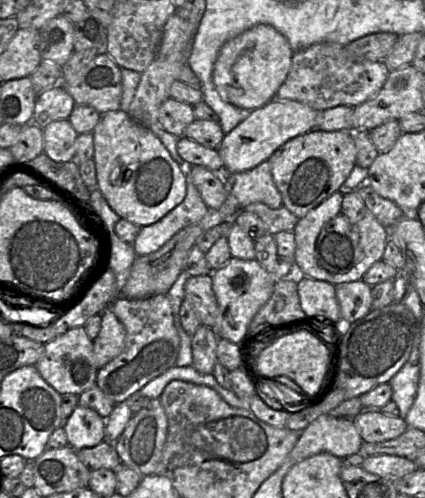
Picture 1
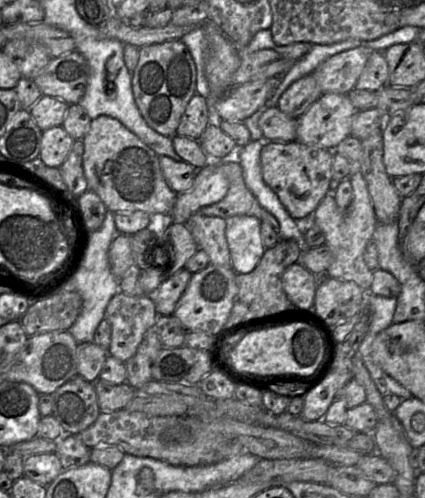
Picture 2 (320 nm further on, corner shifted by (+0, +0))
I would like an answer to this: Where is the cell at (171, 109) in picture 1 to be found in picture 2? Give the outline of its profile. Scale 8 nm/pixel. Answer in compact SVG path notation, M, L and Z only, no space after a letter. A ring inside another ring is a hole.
M194 94L181 117L176 134L199 141L209 124L210 112L207 99Z

